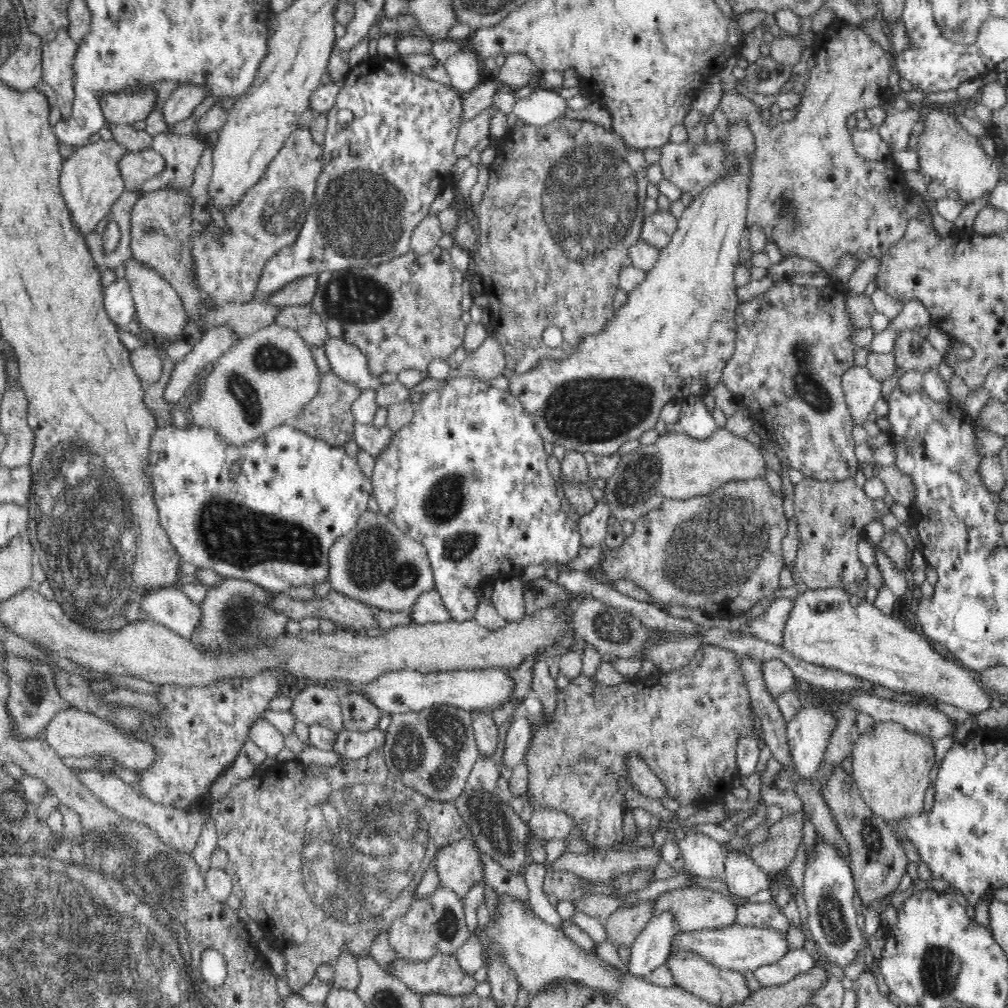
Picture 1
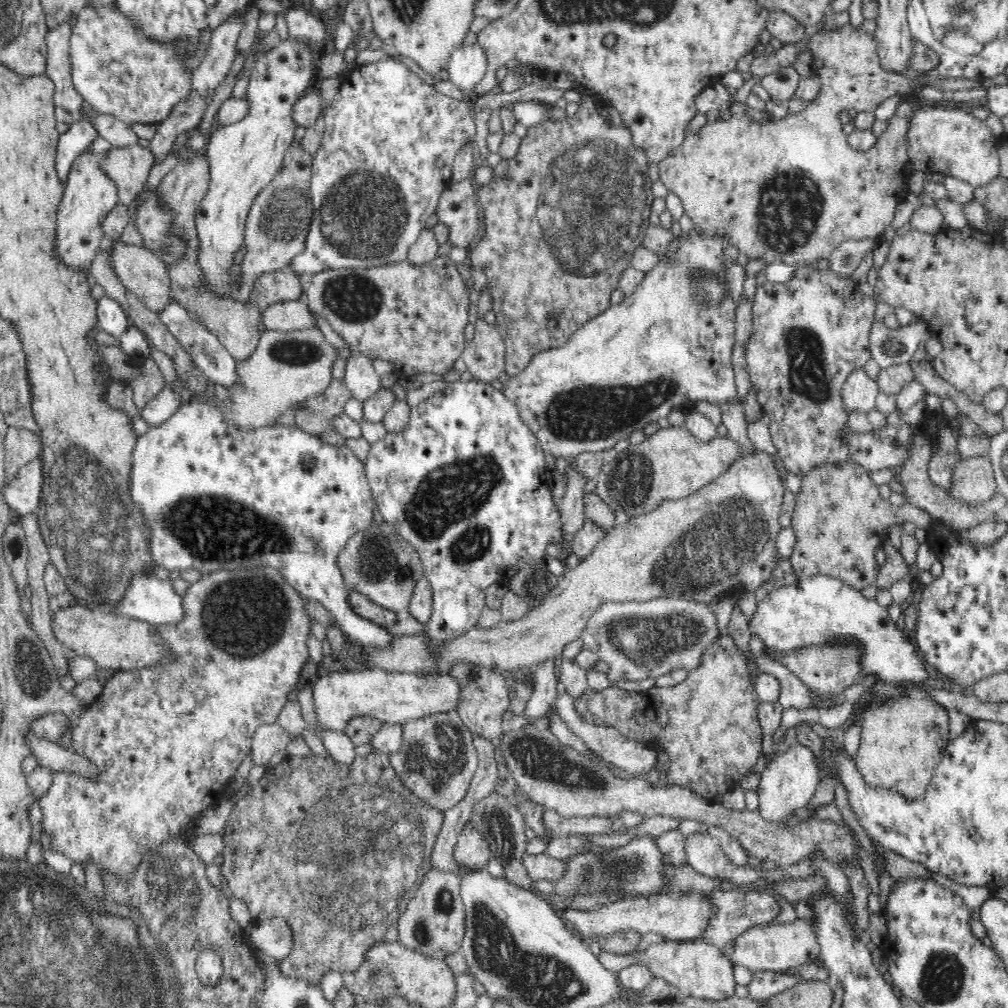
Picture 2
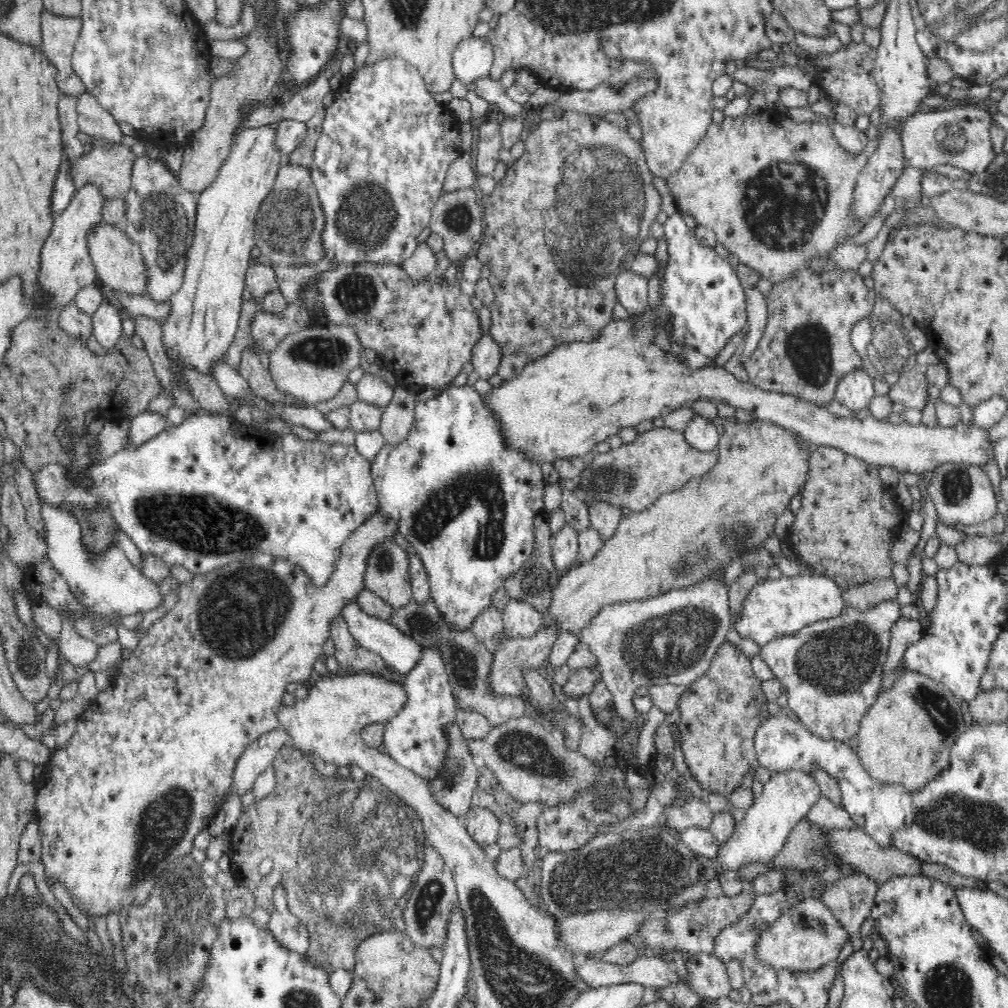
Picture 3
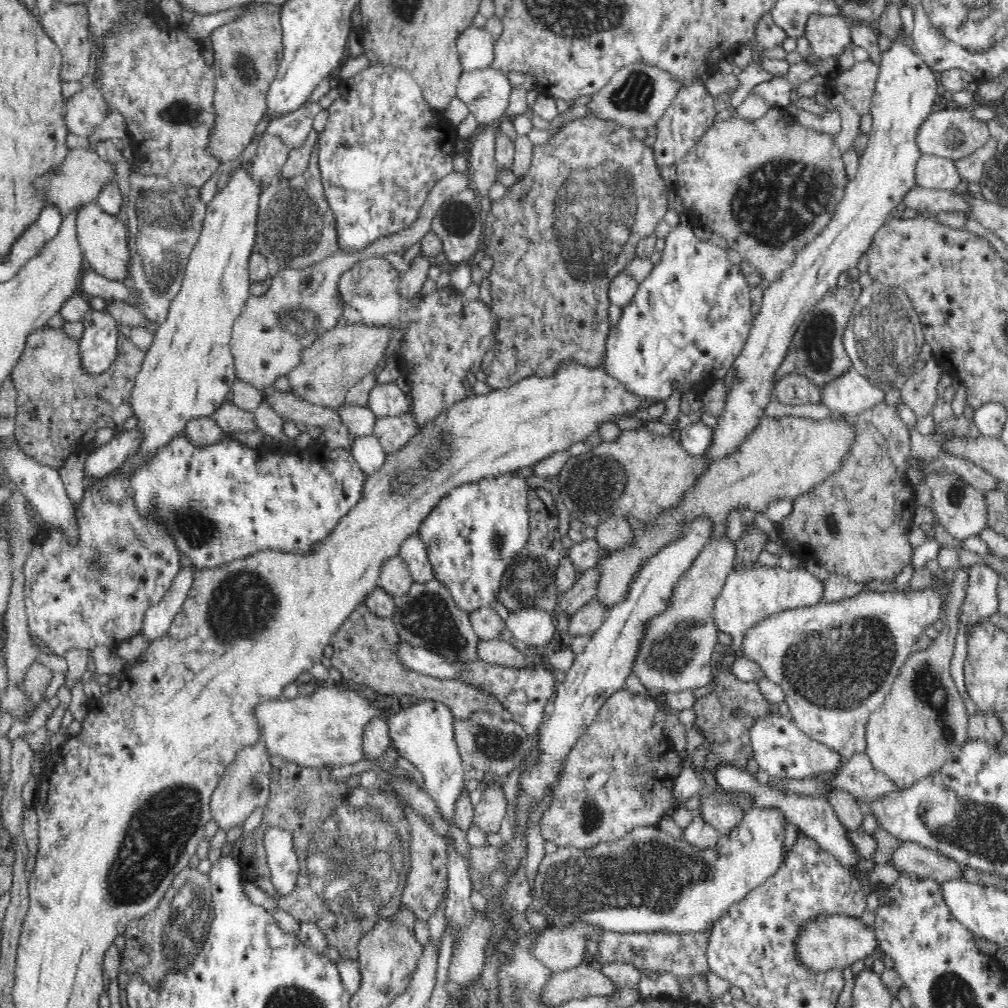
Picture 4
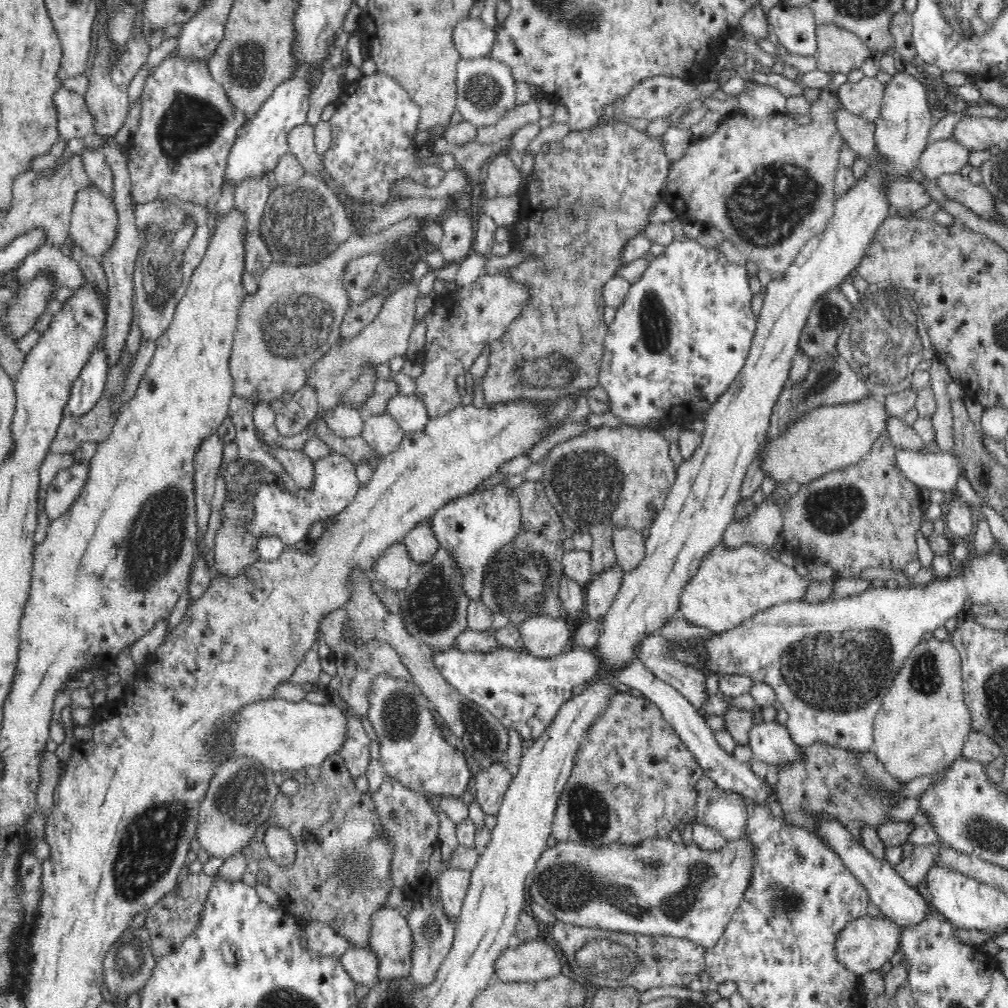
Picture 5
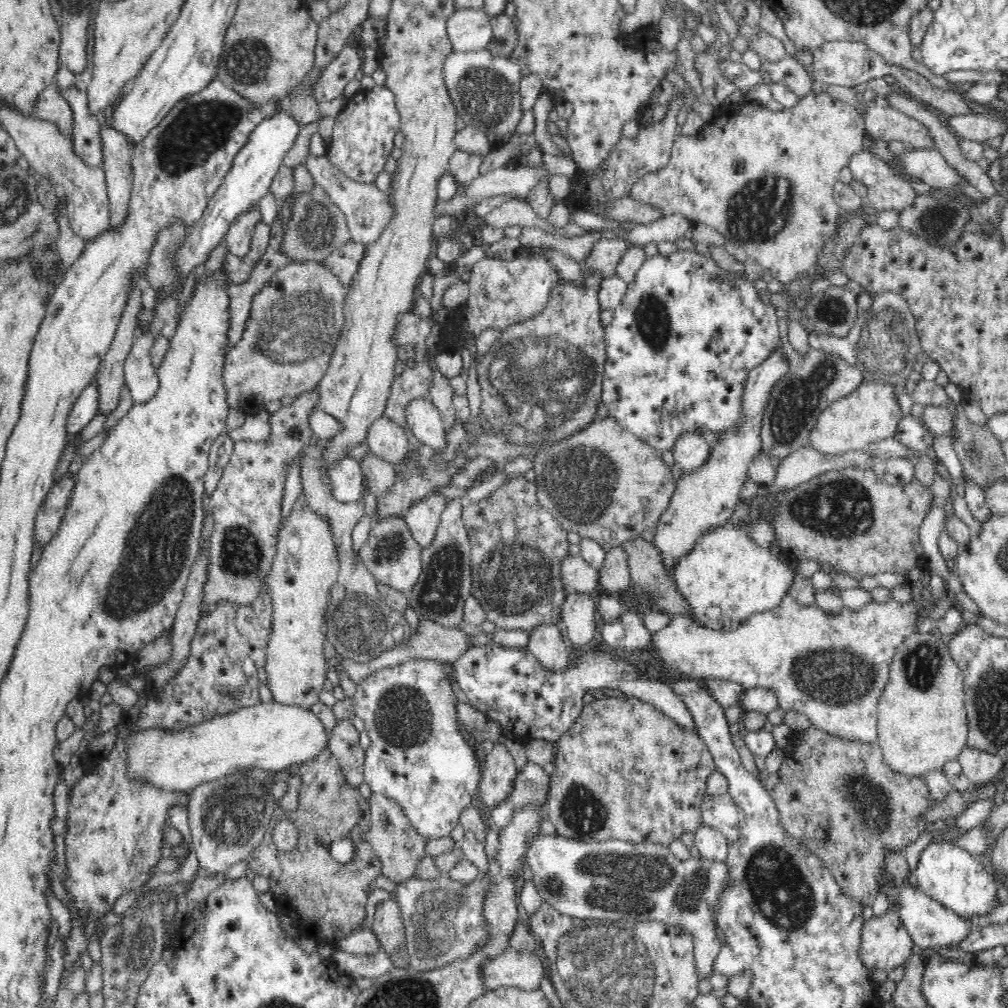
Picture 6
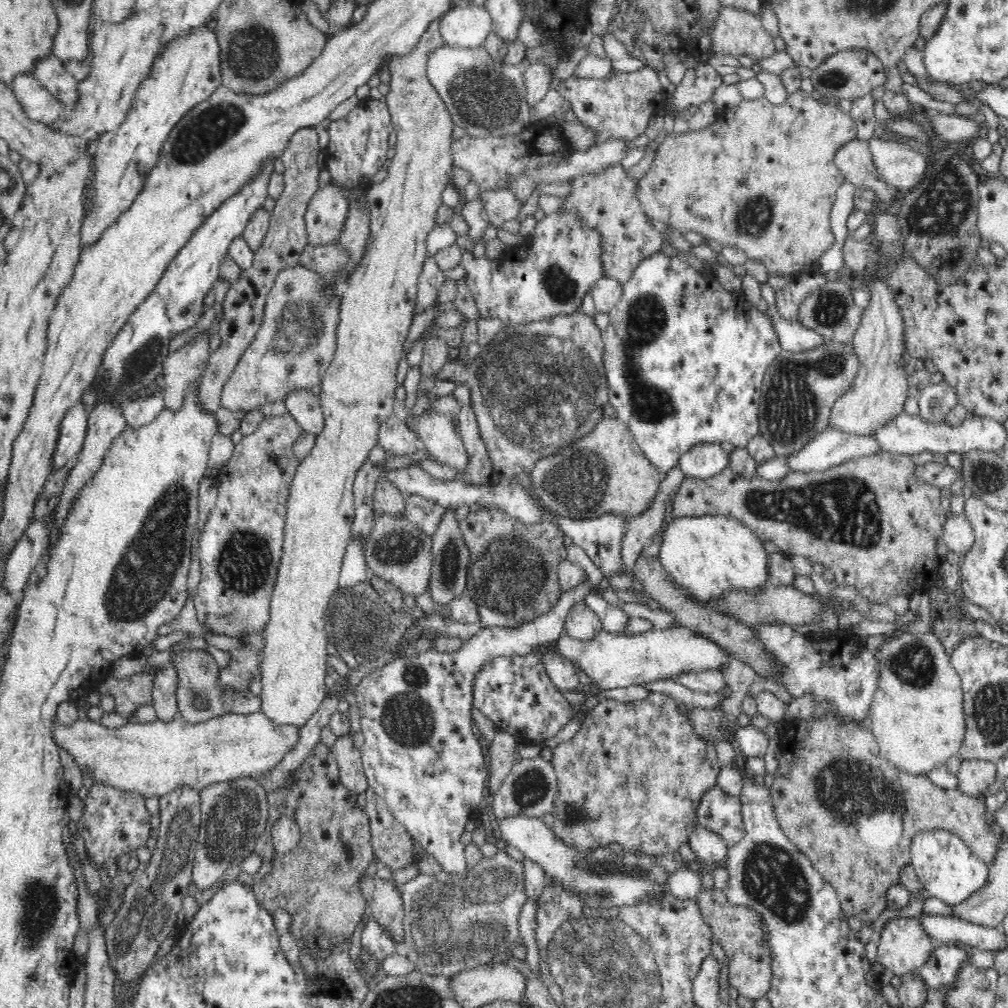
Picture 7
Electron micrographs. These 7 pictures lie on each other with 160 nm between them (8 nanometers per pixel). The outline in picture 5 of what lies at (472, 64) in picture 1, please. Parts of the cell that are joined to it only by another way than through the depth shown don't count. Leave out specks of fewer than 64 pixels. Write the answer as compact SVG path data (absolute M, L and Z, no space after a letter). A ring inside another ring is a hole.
M464 18L452 32L455 49L464 58L477 58L489 54L495 43L495 32L487 28L481 18Z

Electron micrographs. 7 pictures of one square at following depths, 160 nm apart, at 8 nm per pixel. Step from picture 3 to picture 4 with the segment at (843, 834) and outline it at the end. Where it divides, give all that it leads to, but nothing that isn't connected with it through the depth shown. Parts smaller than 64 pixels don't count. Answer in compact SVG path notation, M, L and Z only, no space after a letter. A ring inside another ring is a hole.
M903 843L894 850L890 863L903 873L931 878L939 883L948 879L966 880L964 864L959 864L948 856L933 849L926 849L917 843Z

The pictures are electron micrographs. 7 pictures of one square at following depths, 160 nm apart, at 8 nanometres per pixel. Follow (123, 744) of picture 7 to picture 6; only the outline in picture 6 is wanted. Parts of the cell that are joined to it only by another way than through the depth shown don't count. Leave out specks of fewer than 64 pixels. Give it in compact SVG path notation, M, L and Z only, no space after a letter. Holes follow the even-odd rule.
M274 701L269 703L258 702L251 707L242 707L237 711L226 714L226 716L216 716L212 719L204 720L198 724L198 728L194 728L194 732L182 732L182 736L162 736L162 732L150 732L150 736L134 736L134 772L142 772L142 776L150 776L150 780L154 780L154 784L162 784L162 788L174 788L174 793L188 794L192 790L196 790L200 784L216 781L225 778L228 774L236 771L246 770L263 770L264 772L273 771L277 773L292 767L296 764L303 764L316 759L320 752L328 745L329 734L318 717L308 709L298 707L298 705L278 704Z

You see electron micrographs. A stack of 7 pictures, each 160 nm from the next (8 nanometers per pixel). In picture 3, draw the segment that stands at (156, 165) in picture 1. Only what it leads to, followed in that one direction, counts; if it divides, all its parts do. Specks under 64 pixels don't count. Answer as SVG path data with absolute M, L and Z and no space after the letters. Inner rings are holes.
M116 145L113 148L94 146L88 153L69 159L68 172L72 177L75 191L86 184L94 184L106 199L125 198L130 190L132 166L136 165L137 160L139 159L135 157L129 146Z

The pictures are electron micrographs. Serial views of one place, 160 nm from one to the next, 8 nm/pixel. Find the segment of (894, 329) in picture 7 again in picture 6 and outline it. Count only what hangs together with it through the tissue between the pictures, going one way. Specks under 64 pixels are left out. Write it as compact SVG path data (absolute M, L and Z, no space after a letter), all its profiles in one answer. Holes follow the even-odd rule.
M864 364L860 371L865 380L858 384L854 392L830 403L823 410L815 428L811 430L808 445L826 455L841 455L848 450L865 450L870 443L894 437L903 416L894 390L908 379L909 367L914 366L906 366L899 372L883 373L882 370L869 368Z

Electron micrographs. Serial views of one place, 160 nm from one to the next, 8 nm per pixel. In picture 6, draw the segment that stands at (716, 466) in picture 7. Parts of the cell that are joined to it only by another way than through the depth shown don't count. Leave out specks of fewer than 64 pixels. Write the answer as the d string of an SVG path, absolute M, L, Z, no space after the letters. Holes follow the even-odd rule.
M684 434L673 444L675 464L682 472L693 471L707 463L710 452L708 438L702 434Z

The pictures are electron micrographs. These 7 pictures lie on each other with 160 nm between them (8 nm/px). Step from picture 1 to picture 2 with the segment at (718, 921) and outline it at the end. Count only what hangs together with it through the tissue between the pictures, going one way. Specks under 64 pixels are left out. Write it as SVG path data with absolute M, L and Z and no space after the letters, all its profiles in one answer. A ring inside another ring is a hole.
M691 892L690 896L682 897L669 893L662 896L622 899L603 905L597 910L567 908L561 912L561 917L575 934L582 935L588 940L594 941L610 933L634 931L640 936L654 932L654 934L662 934L667 940L682 943L698 940L712 914L713 908L711 908L710 901L705 900L704 895Z

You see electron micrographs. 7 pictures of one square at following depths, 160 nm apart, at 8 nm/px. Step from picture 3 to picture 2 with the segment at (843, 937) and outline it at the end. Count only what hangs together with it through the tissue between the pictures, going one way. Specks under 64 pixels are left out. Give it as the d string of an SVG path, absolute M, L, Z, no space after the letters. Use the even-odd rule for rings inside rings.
M798 917L792 923L772 922L764 925L756 925L747 928L742 934L731 941L734 946L731 962L738 966L744 966L752 972L757 971L788 971L794 967L818 962L820 960L821 946L817 941L815 932L817 928L813 927L810 920Z

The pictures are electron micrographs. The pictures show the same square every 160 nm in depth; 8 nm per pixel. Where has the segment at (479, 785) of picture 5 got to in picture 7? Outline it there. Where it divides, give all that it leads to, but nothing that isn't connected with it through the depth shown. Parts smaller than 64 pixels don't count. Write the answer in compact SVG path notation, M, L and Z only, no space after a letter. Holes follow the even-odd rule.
M499 730L495 739L490 743L490 771L487 789L490 794L498 792L504 780L510 775L512 768L519 759L516 752L517 740L511 733Z

